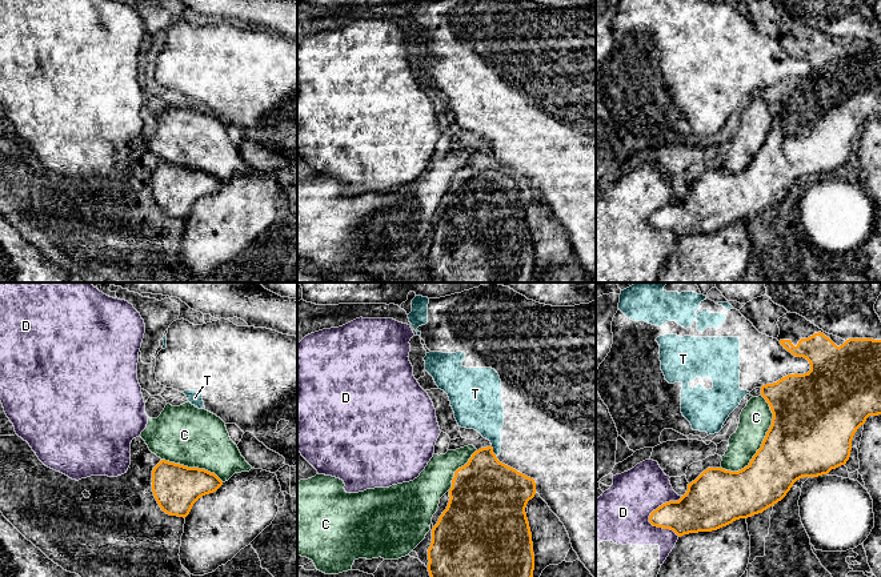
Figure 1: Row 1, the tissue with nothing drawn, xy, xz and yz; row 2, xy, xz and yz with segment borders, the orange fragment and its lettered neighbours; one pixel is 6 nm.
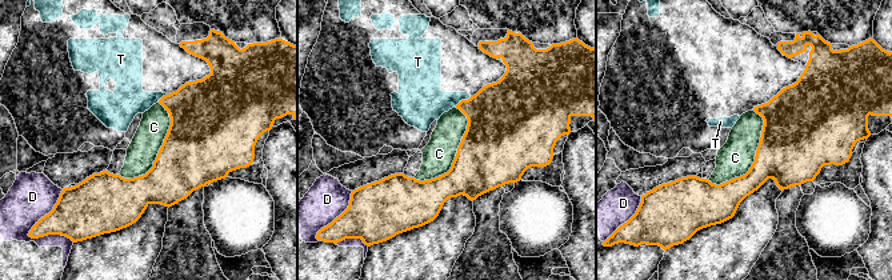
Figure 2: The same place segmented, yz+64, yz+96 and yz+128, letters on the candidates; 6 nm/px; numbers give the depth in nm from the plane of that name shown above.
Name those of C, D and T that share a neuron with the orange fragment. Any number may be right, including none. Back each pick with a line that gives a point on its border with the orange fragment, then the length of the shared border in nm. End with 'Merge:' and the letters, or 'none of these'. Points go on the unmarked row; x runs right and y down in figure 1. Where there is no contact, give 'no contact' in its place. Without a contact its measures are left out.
Merge: none of these

